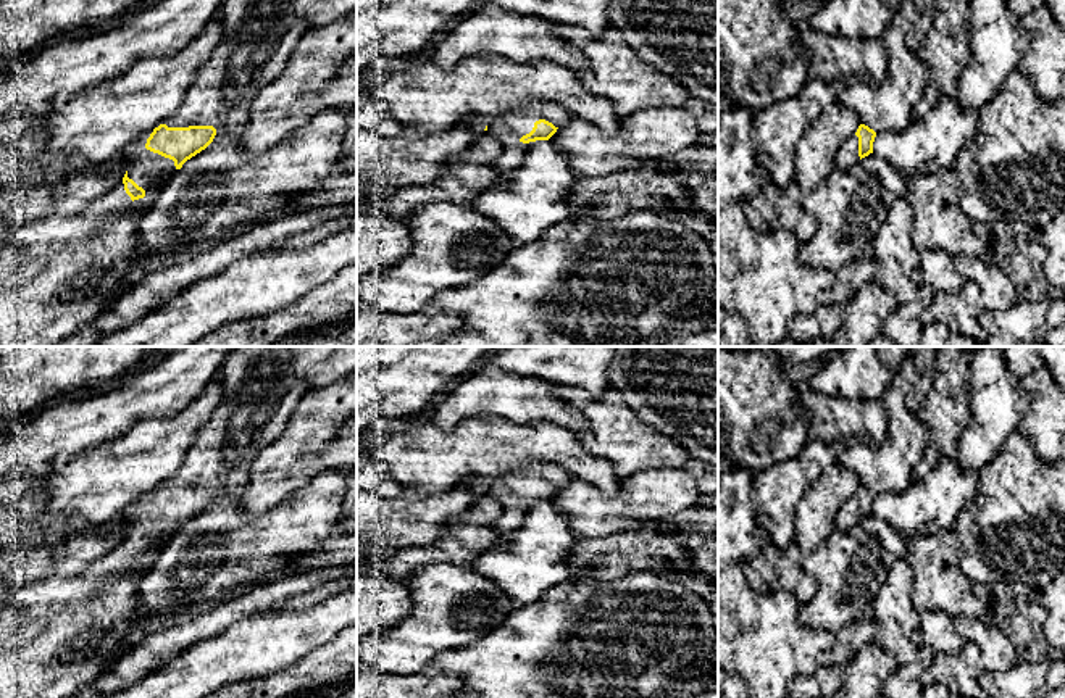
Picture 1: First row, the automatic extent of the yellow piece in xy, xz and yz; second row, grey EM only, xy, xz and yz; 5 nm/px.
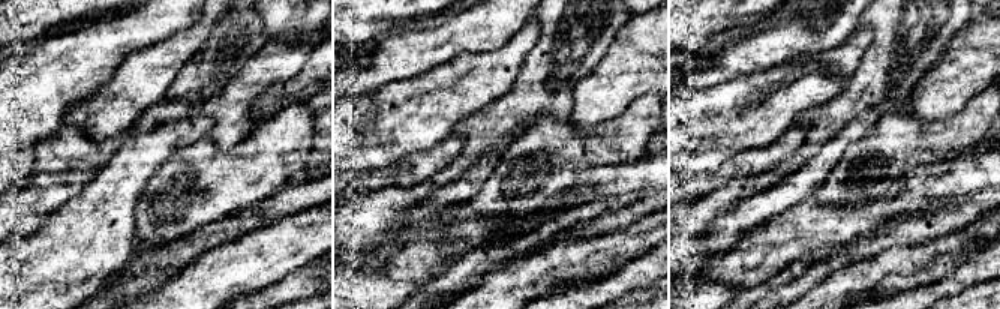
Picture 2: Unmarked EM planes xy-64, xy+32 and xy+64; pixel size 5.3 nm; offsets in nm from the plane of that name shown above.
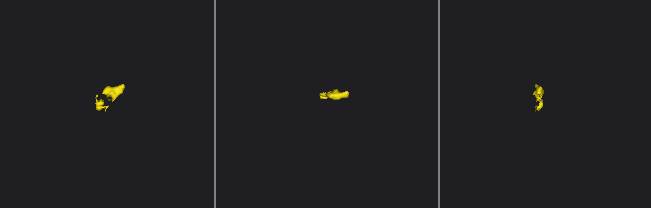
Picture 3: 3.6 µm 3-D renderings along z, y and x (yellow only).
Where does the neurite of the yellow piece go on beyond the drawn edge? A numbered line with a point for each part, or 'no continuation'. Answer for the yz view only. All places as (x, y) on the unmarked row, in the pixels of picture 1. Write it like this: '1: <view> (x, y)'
1: yz (885, 468)
2: yz (847, 516)

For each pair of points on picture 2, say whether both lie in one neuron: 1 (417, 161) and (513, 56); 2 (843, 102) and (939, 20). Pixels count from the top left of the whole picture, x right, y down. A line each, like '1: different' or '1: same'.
1: different
2: same

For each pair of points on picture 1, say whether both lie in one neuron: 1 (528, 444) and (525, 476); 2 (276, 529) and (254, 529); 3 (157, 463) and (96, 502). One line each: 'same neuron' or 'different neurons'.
1: different neurons
2: same neuron
3: same neuron

